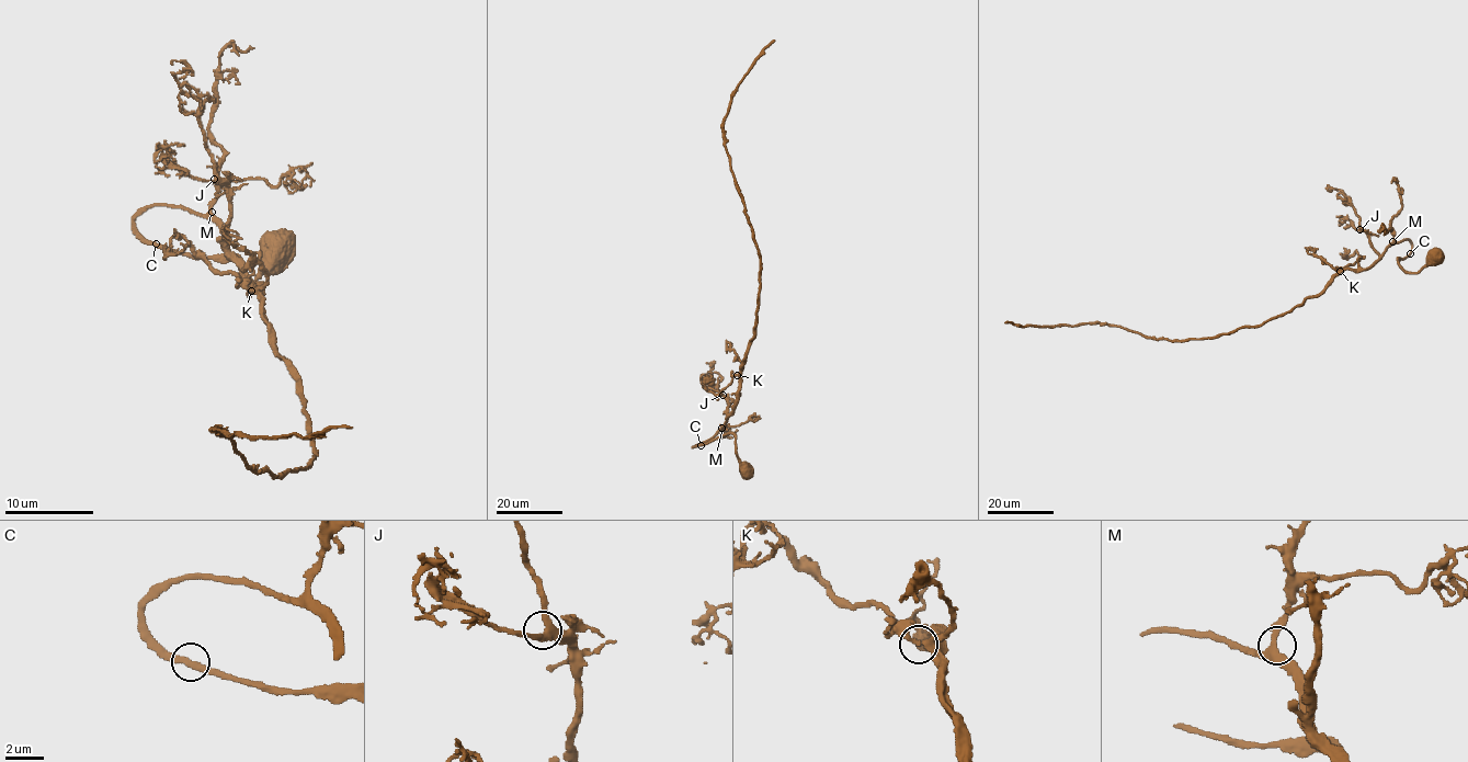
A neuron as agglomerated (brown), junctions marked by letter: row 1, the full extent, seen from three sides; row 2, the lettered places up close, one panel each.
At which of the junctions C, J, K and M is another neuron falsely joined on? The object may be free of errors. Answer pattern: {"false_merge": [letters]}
{"false_merge": []}

